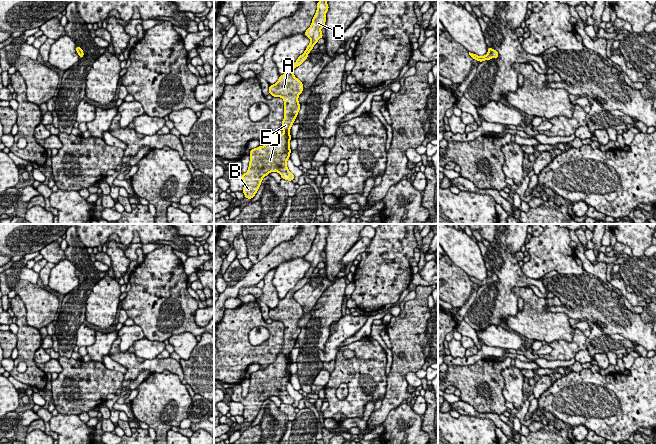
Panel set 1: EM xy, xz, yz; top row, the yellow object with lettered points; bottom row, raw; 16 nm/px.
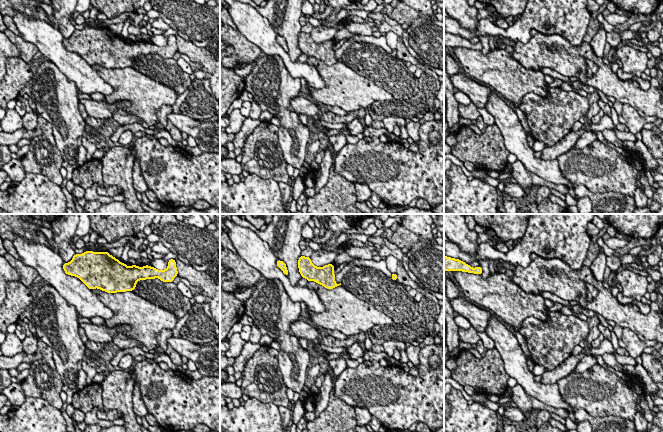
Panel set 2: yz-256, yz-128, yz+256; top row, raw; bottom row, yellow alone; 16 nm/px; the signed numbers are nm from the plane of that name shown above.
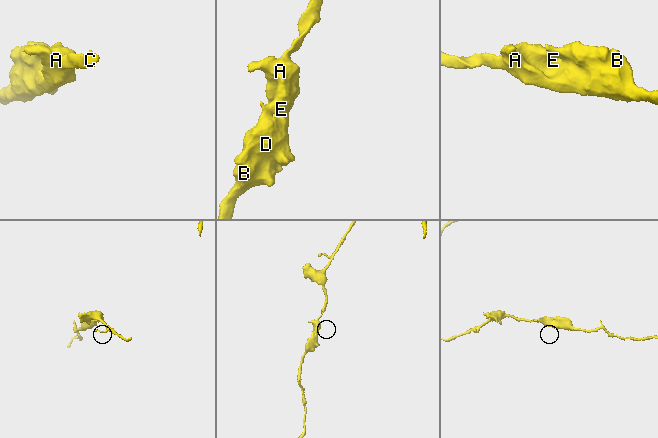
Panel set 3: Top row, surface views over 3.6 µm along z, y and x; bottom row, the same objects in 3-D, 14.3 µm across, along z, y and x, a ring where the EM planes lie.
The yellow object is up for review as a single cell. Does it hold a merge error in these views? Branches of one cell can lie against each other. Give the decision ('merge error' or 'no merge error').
no merge error

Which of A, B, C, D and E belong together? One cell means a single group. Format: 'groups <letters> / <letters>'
groups A B C D E

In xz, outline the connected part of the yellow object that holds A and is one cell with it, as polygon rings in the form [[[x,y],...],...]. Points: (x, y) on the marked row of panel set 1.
[[[327,0],[317,2],[317,10],[312,23],[304,33],[310,39],[310,44],[296,62],[287,69],[286,73],[280,75],[274,85],[269,86],[269,94],[284,100],[284,119],[281,129],[285,133],[276,134],[265,145],[250,150],[248,170],[240,177],[244,181],[243,193],[248,200],[255,196],[263,178],[270,172],[277,172],[282,179],[288,181],[295,178],[287,168],[287,160],[290,158],[292,151],[290,149],[290,140],[292,139],[290,129],[301,108],[298,97],[303,92],[303,84],[295,77],[293,70],[307,59],[317,41],[323,38],[321,28],[325,26],[328,9]]]

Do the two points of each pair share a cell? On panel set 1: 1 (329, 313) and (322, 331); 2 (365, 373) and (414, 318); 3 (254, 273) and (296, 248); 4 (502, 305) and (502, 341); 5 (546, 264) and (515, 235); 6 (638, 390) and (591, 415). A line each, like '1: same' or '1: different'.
1: same
2: different
3: same
4: different
5: different
6: same

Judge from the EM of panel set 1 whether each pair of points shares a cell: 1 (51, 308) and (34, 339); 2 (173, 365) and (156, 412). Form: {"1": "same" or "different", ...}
{"1": "different", "2": "different"}

